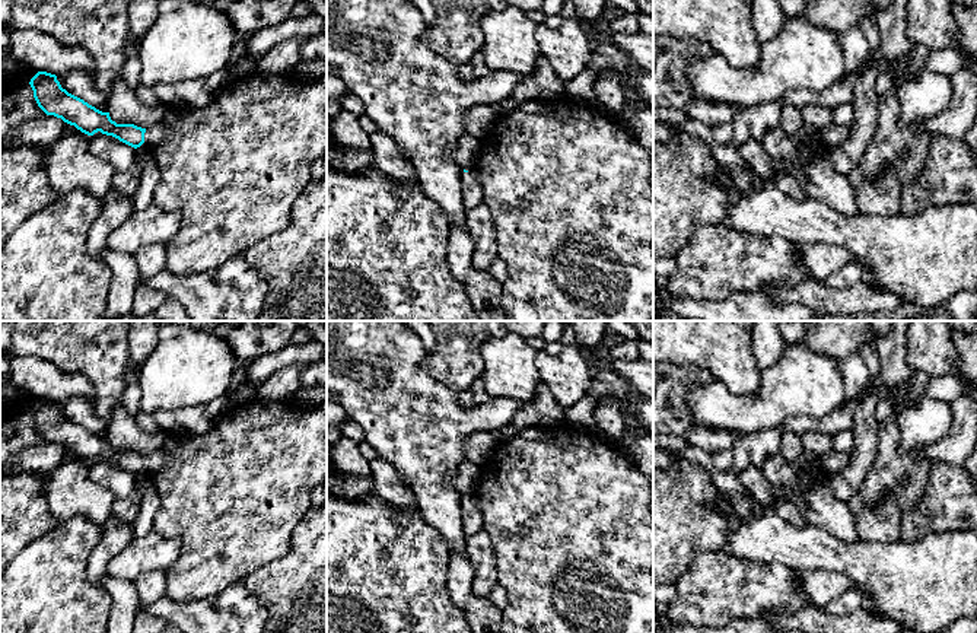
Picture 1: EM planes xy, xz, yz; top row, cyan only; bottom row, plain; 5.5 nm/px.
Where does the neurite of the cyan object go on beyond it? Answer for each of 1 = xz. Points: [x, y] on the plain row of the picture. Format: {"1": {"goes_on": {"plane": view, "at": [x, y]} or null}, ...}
{"1": {"goes_on": null}}

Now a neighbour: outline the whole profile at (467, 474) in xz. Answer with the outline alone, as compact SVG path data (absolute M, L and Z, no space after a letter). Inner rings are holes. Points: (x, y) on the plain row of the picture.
M462 461L454 473L455 487L465 497L471 497L481 474L483 467L474 461Z

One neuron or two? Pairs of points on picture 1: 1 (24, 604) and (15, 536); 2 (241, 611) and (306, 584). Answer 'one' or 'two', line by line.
1: two
2: two

